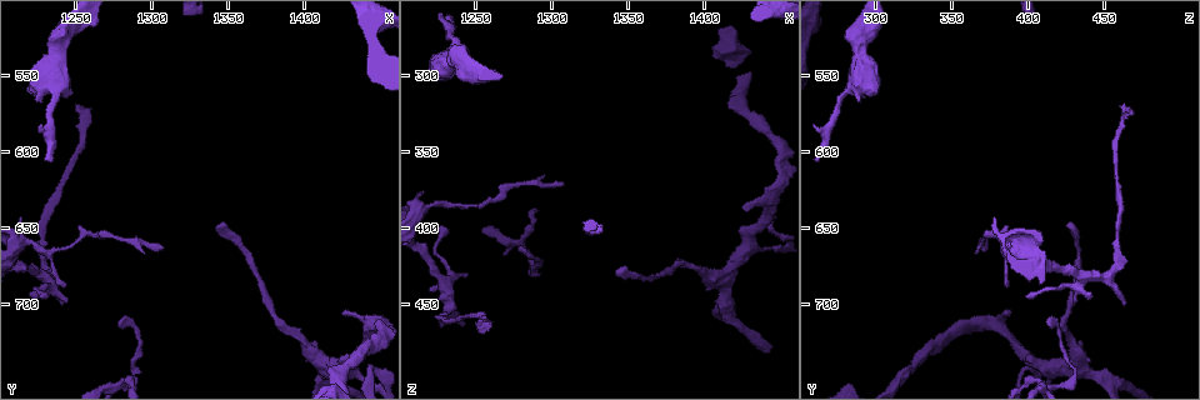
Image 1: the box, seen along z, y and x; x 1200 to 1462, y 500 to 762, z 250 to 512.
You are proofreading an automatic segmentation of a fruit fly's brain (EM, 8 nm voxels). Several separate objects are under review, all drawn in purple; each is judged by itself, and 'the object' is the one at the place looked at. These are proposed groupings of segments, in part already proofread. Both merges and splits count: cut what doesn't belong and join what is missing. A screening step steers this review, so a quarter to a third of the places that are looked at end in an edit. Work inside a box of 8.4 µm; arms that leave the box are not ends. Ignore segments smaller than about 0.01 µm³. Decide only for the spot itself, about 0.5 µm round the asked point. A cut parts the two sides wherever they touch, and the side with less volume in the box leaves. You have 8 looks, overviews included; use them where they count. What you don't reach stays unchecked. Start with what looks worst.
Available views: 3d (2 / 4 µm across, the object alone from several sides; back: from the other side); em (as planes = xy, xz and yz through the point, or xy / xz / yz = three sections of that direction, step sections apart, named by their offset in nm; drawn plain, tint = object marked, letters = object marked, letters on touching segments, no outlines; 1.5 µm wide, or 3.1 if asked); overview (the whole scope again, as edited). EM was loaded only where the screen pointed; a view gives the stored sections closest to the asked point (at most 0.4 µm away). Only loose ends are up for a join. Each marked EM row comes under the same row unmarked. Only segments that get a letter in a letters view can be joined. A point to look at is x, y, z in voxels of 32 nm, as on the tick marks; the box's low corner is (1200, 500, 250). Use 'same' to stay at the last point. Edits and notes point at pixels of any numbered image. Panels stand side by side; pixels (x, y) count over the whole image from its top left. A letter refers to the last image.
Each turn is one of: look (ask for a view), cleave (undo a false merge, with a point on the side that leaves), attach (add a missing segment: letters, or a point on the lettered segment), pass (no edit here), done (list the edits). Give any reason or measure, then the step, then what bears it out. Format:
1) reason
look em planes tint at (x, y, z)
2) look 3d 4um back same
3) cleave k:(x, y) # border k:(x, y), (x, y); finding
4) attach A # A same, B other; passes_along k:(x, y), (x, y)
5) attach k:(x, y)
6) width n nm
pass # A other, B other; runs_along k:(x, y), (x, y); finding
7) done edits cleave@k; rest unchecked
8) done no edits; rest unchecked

an open end
look em planes letters at (1426, 704, 386)

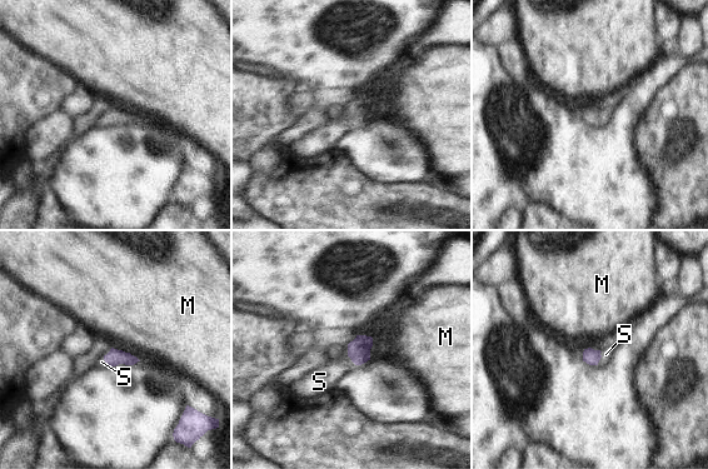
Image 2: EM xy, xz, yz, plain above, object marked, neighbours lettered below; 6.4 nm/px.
longest_contact S 90 nm
attach S # M other, S same; the cell continues

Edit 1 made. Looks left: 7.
tapers out
look em planes tint at (1244, 688, 388)

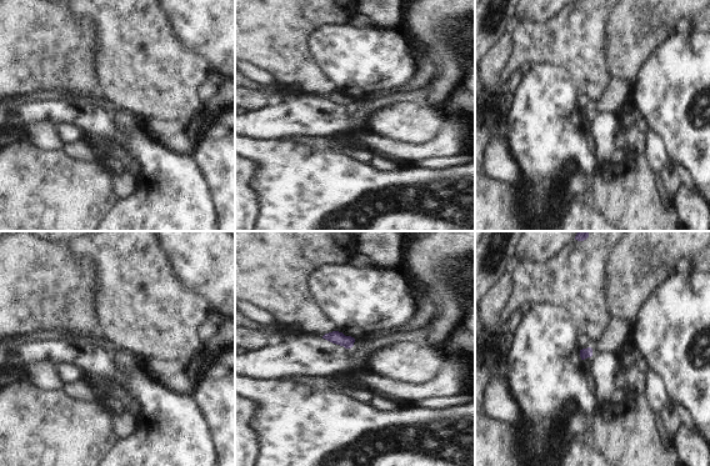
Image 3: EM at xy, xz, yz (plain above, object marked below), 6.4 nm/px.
look em planes letters same

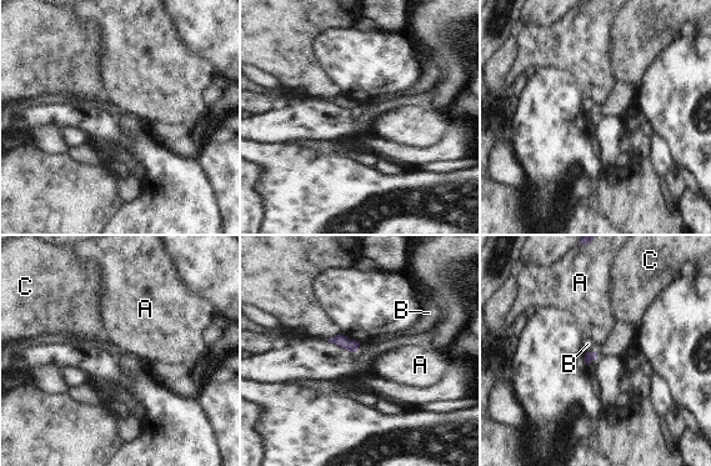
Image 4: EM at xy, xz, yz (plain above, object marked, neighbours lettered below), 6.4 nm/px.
pass # A other, B other, C other; border 4:(595, 350), (585, 354); no lettered segment goes on from it

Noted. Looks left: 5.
free end
look 3d 4um at (1308, 664, 372)

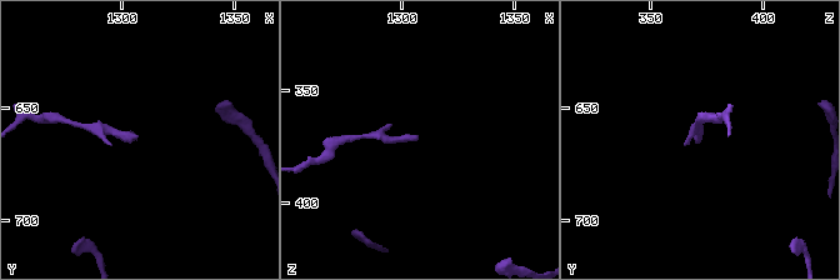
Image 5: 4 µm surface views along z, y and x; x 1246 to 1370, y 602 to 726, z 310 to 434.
now the EM
look em planes letters at (1307, 662, 373)

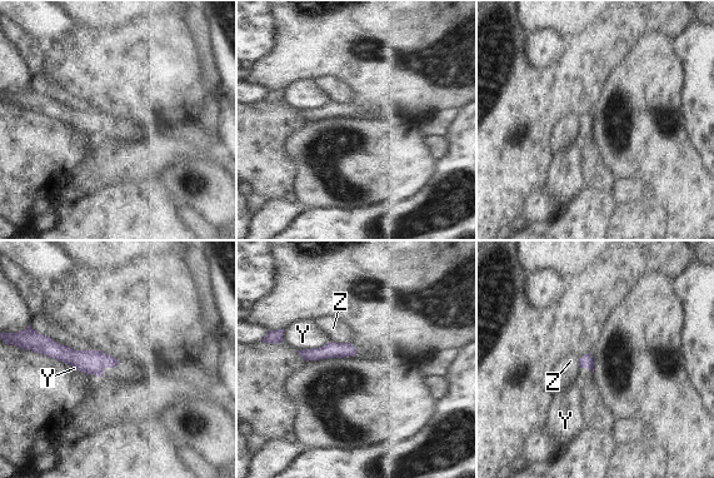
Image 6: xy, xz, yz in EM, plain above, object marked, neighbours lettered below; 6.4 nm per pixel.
pass # Y other, Z other; border 6:(330, 340), (349, 343); none of them fits

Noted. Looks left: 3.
done edits attach@2; rest unchecked

